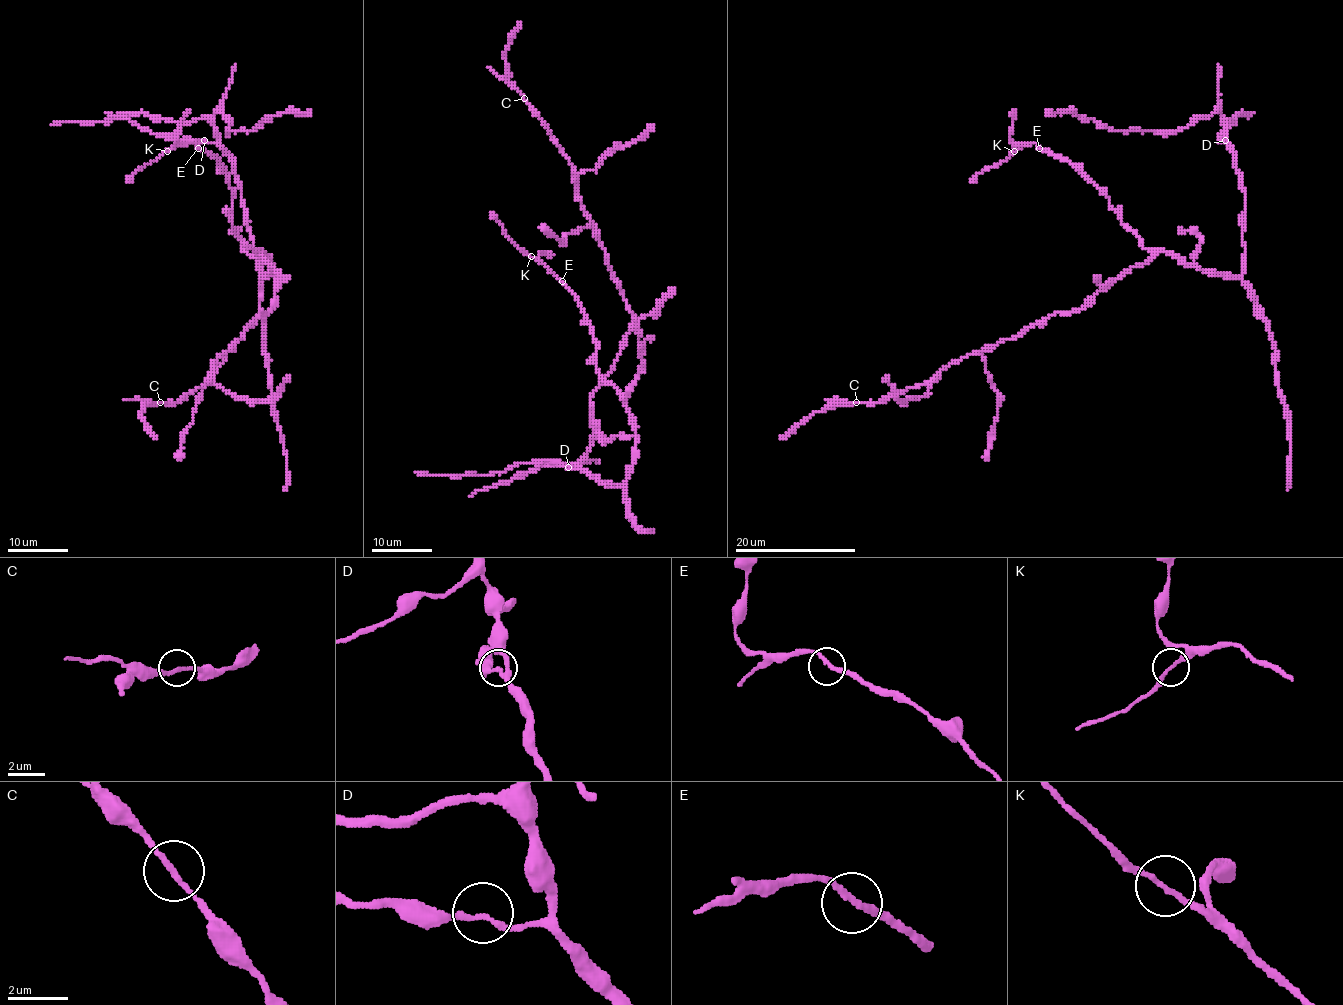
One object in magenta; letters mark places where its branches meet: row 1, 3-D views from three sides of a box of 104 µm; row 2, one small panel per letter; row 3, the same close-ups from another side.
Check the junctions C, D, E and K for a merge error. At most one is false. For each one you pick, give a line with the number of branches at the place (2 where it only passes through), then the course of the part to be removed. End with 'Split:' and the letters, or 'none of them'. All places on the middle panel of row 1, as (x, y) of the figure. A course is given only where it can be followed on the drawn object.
Split: none of them

